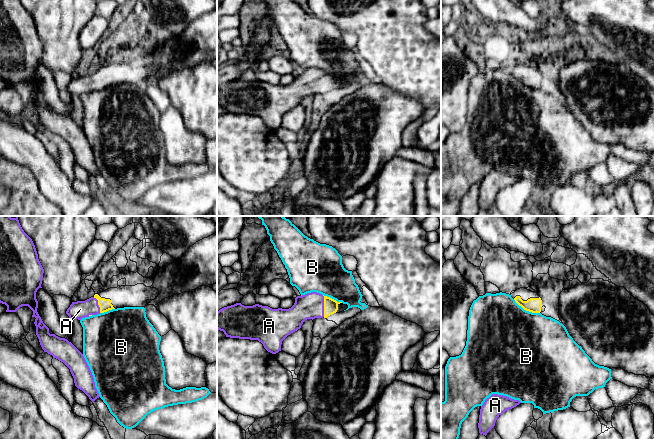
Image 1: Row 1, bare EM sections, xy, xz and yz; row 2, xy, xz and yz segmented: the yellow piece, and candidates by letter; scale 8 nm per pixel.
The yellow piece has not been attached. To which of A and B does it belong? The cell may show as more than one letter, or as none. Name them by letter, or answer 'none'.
A

